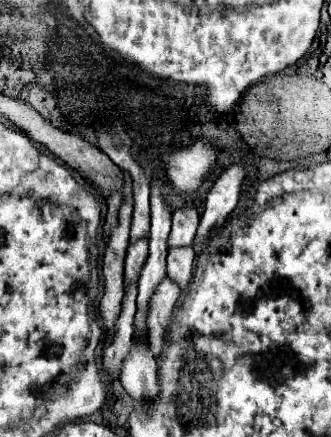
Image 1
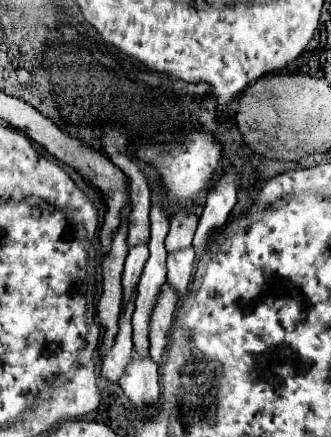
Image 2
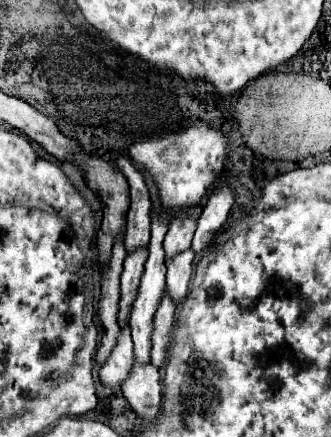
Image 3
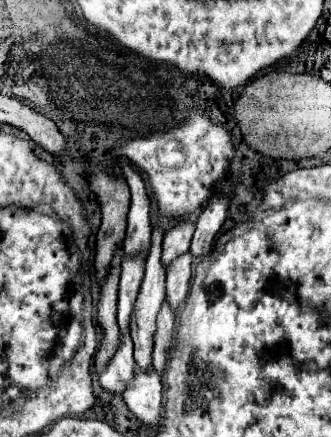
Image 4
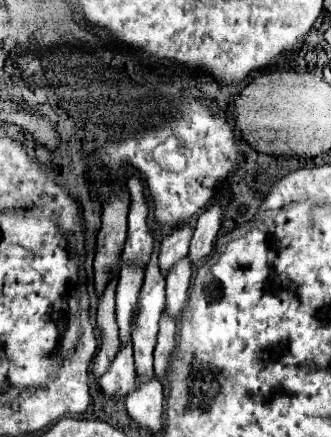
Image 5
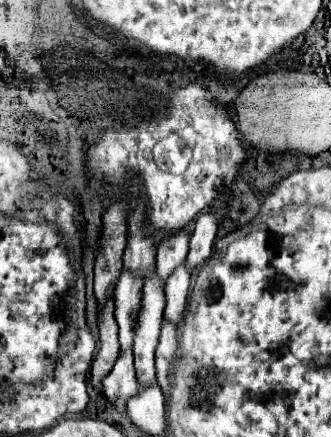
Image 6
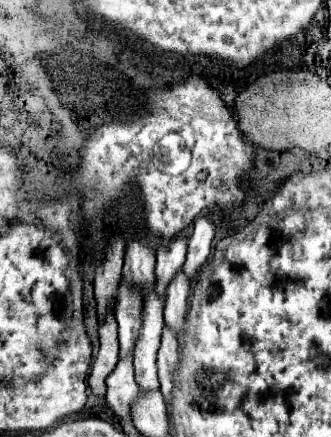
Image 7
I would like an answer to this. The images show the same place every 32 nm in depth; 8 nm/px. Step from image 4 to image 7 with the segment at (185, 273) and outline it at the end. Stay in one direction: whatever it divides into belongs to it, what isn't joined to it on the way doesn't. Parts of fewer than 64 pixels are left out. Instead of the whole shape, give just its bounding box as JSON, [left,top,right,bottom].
[164,268,190,334]

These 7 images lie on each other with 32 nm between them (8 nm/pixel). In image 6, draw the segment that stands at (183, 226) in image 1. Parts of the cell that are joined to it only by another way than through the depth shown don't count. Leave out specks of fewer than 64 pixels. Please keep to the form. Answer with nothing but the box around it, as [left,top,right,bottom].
[156,228,190,280]

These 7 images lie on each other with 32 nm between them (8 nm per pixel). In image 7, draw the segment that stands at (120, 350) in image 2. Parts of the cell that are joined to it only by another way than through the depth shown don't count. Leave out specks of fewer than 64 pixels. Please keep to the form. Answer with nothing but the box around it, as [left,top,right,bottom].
[106,354,140,418]

